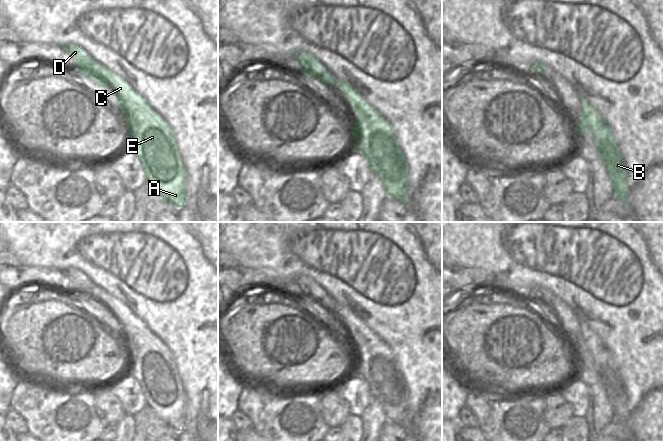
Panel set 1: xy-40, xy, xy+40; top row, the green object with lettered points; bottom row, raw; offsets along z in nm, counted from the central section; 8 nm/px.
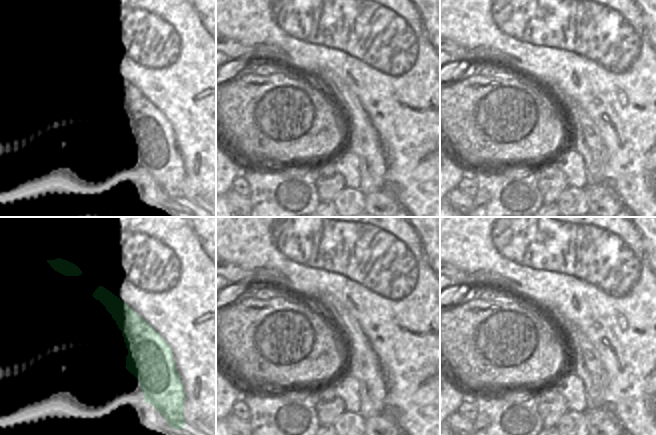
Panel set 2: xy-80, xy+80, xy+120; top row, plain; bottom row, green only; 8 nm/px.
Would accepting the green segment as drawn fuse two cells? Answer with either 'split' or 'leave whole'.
leave whole

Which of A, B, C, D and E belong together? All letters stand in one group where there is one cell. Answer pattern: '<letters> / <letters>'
A B C D E

